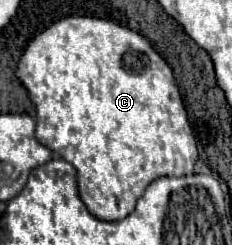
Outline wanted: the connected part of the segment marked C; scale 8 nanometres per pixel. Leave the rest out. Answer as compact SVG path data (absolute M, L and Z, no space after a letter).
M92 16L62 18L26 46L16 76L36 104L38 142L78 170L80 198L98 220L126 218L150 182L162 176L186 176L194 170L198 148L174 74L138 32Z

